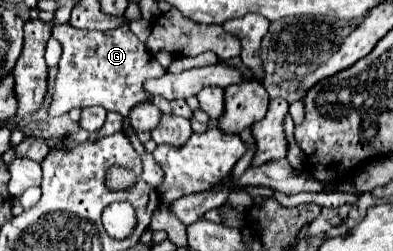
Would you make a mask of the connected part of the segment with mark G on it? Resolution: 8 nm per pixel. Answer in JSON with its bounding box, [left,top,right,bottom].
[48,22,166,126]

